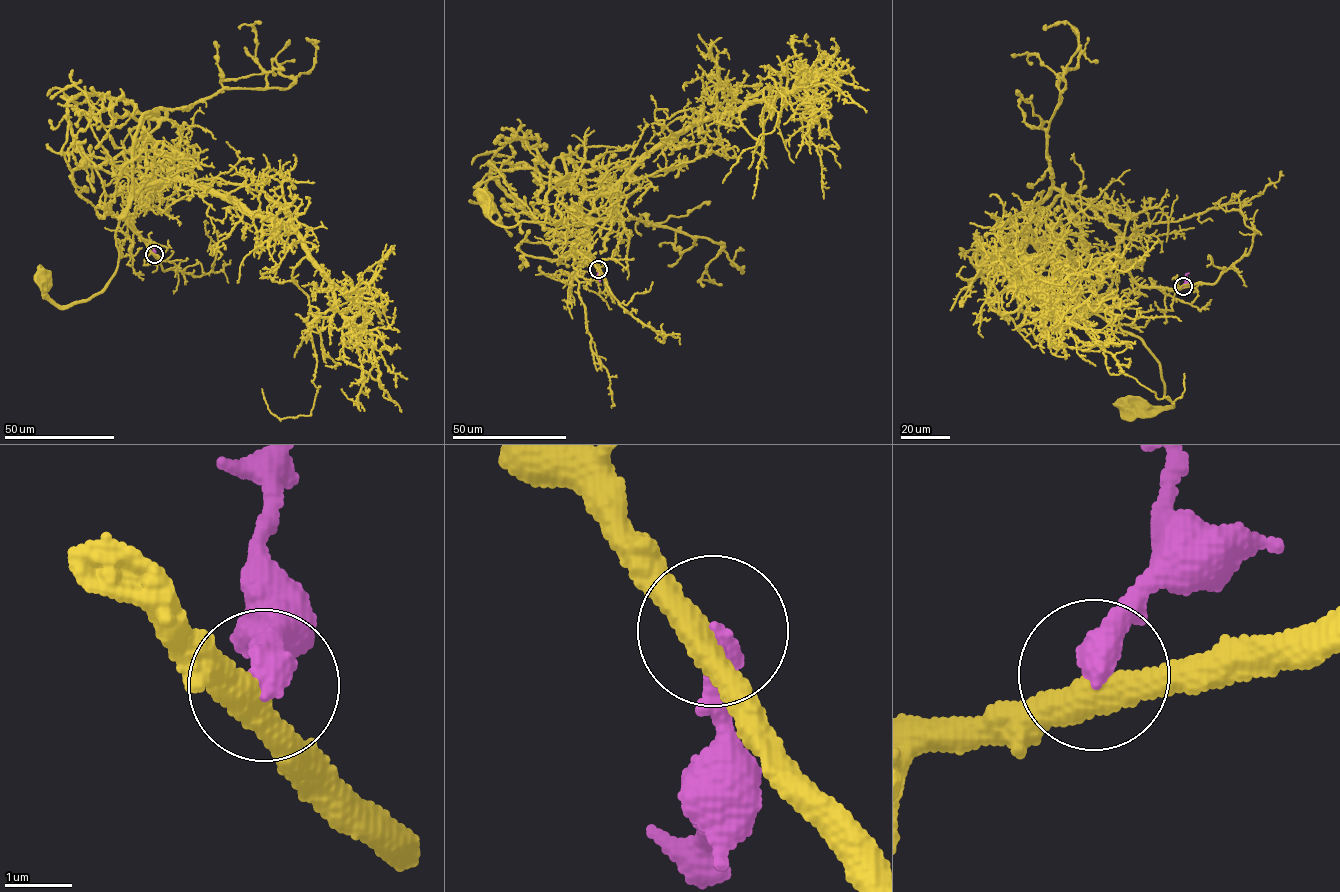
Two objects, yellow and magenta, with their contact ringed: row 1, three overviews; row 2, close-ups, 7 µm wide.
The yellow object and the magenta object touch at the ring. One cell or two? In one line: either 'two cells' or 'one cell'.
two cells

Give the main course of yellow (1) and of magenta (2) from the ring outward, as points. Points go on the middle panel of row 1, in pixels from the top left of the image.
1: (598, 269), (572, 242), (587, 231), (591, 197), (569, 190), (558, 222), (503, 227), (486, 198)
2: (598, 269), (600, 281)

